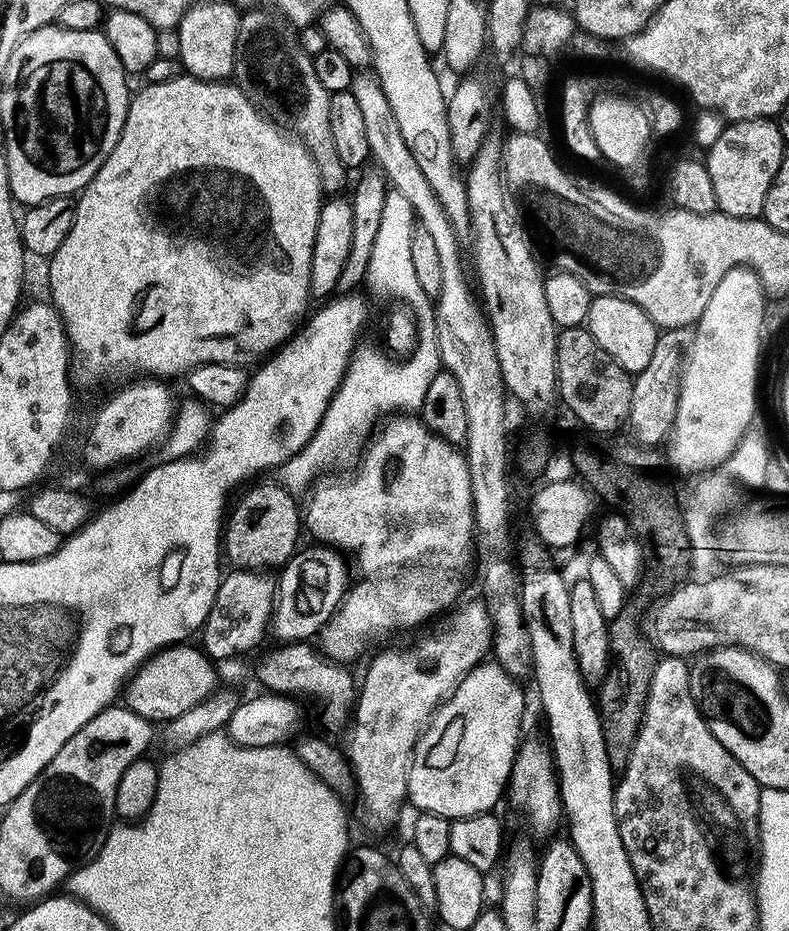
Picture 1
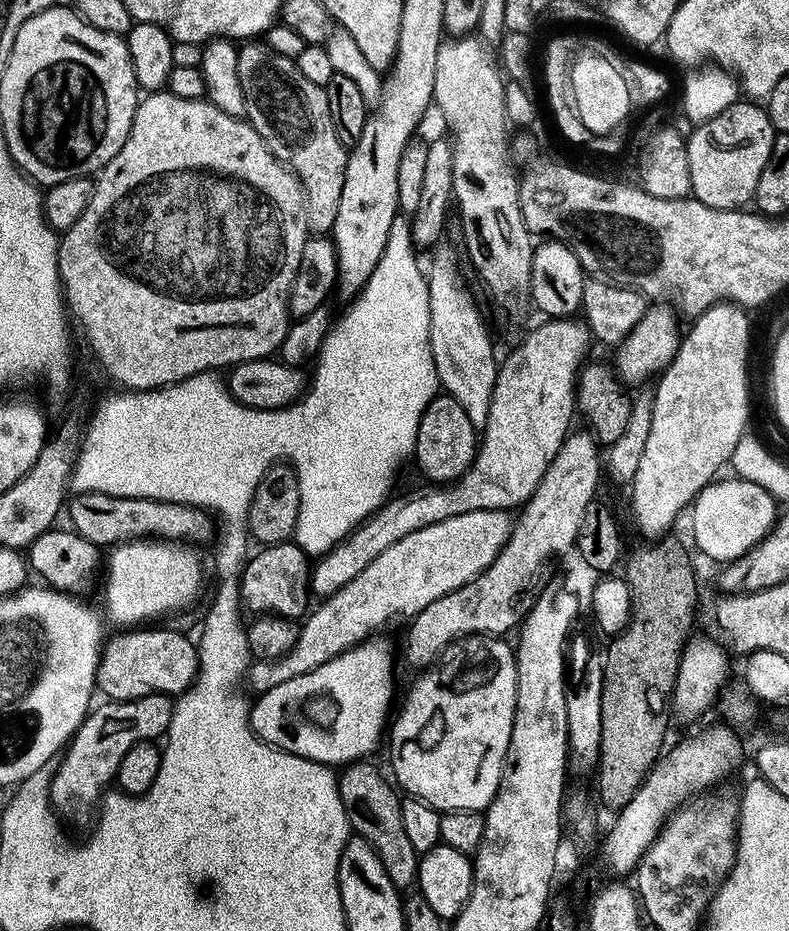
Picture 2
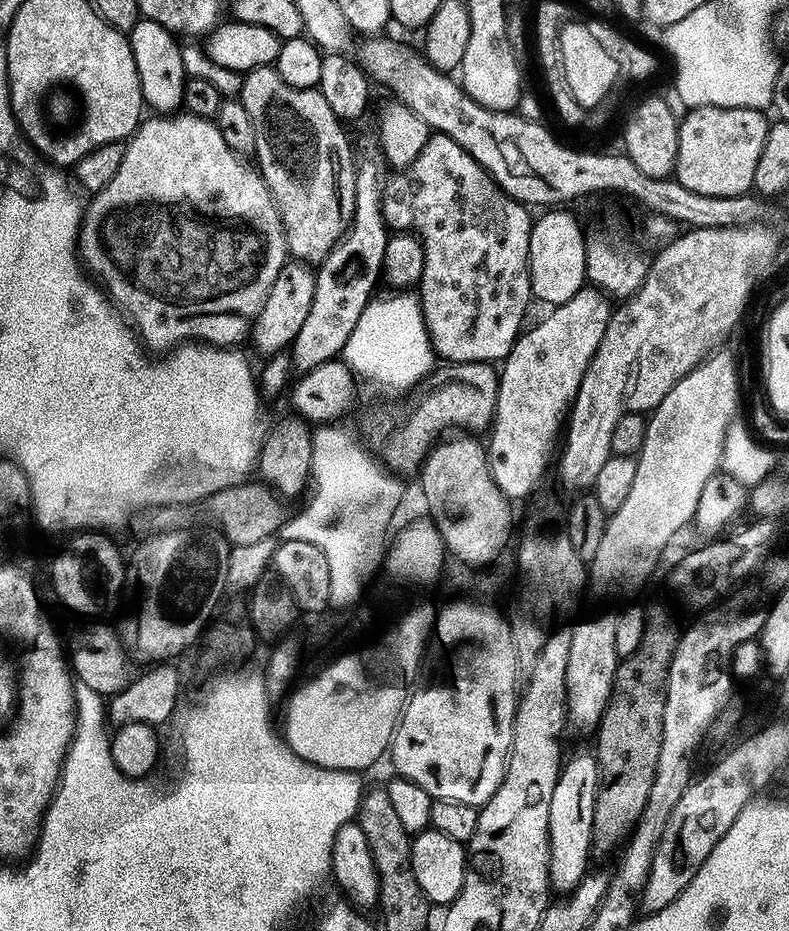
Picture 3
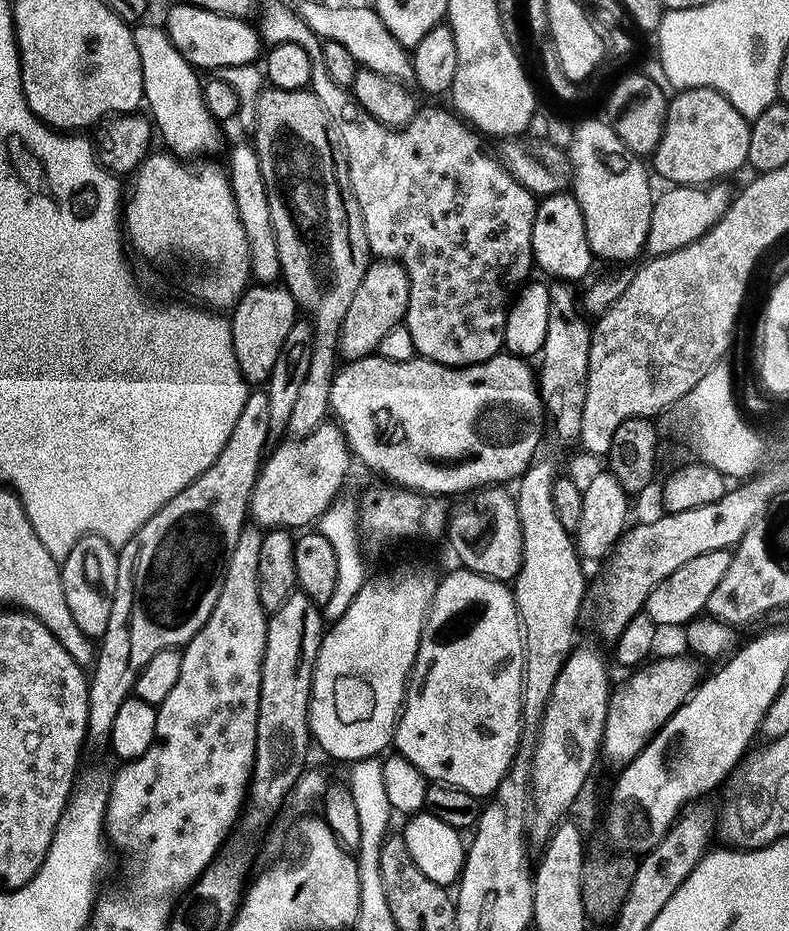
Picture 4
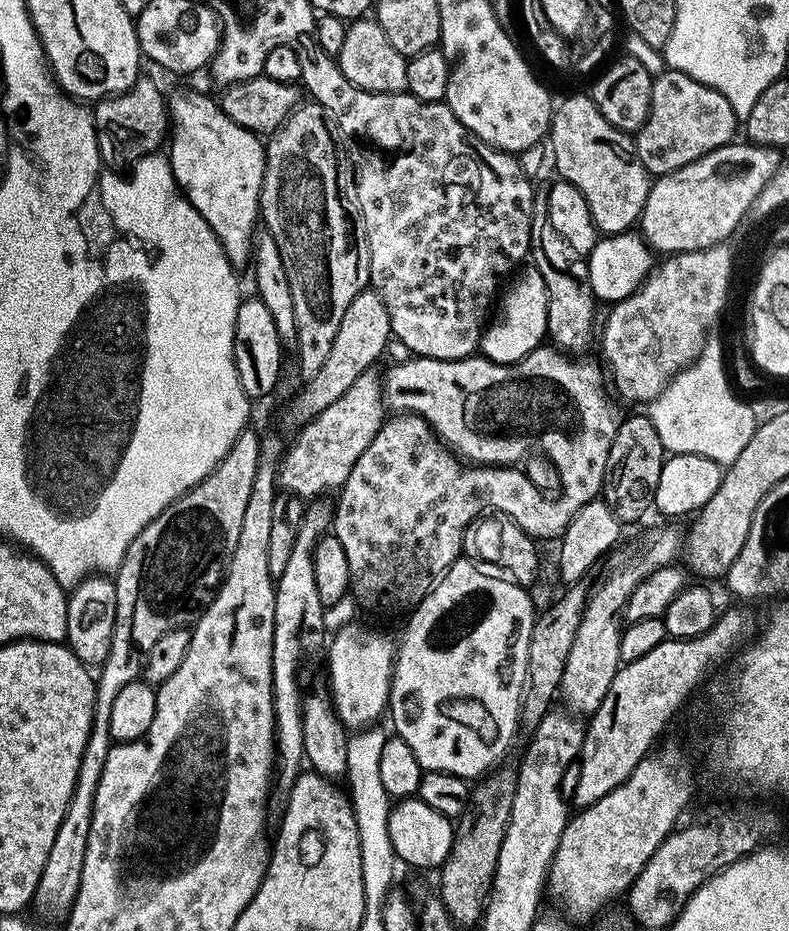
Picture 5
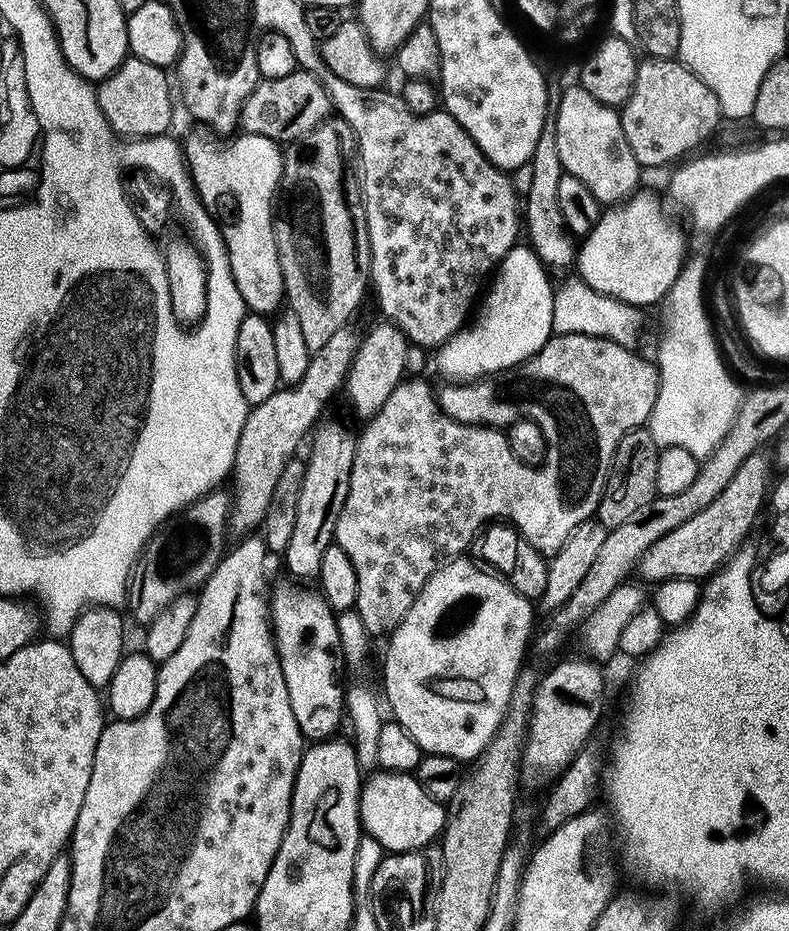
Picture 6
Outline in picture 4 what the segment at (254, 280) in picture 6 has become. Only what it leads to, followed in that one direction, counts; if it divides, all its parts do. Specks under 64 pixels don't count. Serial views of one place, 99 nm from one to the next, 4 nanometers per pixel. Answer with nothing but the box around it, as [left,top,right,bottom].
[132,22,221,162]

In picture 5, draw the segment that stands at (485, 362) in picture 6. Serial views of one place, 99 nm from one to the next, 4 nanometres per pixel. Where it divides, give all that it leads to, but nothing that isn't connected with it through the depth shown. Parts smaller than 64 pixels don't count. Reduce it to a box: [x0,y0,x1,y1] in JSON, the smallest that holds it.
[479,266,548,365]

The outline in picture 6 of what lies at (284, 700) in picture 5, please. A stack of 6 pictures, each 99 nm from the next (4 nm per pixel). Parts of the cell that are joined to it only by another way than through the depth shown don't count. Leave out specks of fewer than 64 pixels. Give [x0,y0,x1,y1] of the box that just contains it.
[282,420,357,582]

